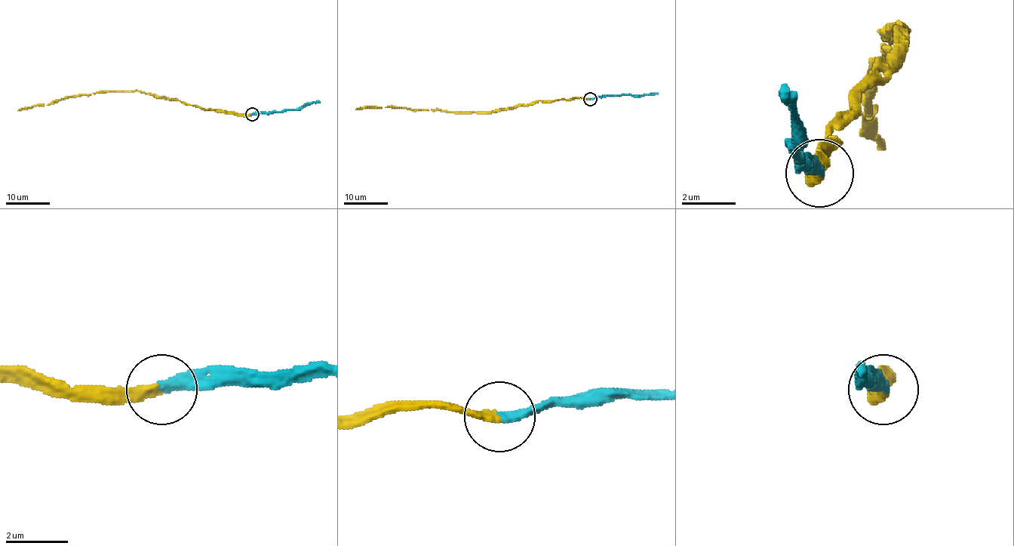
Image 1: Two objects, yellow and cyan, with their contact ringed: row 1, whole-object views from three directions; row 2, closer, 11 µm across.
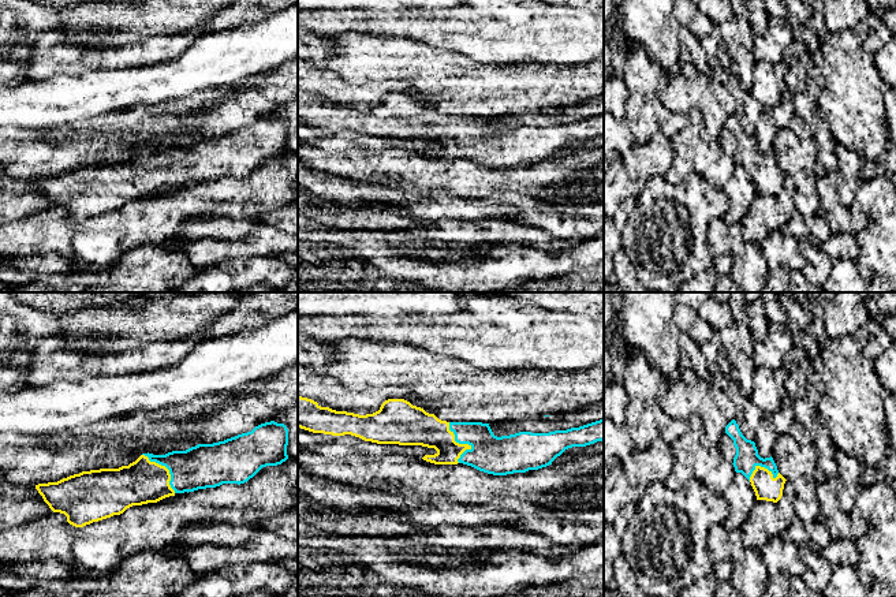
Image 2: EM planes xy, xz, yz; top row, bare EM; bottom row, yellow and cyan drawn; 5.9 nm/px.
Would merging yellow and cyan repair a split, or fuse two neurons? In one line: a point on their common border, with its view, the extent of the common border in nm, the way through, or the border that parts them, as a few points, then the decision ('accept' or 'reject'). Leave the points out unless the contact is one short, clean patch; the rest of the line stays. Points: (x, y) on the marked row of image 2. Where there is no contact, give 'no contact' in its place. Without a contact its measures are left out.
xz (462, 444) | 240 nm | accept

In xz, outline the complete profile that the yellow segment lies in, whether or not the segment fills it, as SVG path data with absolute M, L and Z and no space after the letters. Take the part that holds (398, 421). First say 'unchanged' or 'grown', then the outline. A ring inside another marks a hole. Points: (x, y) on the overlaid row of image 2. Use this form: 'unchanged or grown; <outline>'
grown; M298 396L298 428L332 436L351 434L377 444L434 448L437 451L434 455L425 455L422 459L434 464L463 463L493 475L538 470L552 464L568 448L586 447L604 440L604 419L567 430L549 433L519 432L497 437L489 424L441 421L434 414L429 414L404 399L388 399L378 411L359 415L321 407L311 399Z

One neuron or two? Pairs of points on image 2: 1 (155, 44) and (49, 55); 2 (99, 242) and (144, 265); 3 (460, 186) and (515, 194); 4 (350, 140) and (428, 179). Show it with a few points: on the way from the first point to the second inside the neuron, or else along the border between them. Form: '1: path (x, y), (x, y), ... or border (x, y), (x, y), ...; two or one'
1: path (129, 55), (122, 58), (75, 58); one
2: border (156, 243), (133, 247), (118, 264), (97, 271); two
3: path (474, 179), (496, 179), (501, 185); one
4: border (403, 149), (347, 150); two

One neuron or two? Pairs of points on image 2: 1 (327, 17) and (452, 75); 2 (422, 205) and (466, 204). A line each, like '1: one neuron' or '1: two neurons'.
1: two neurons
2: one neuron

